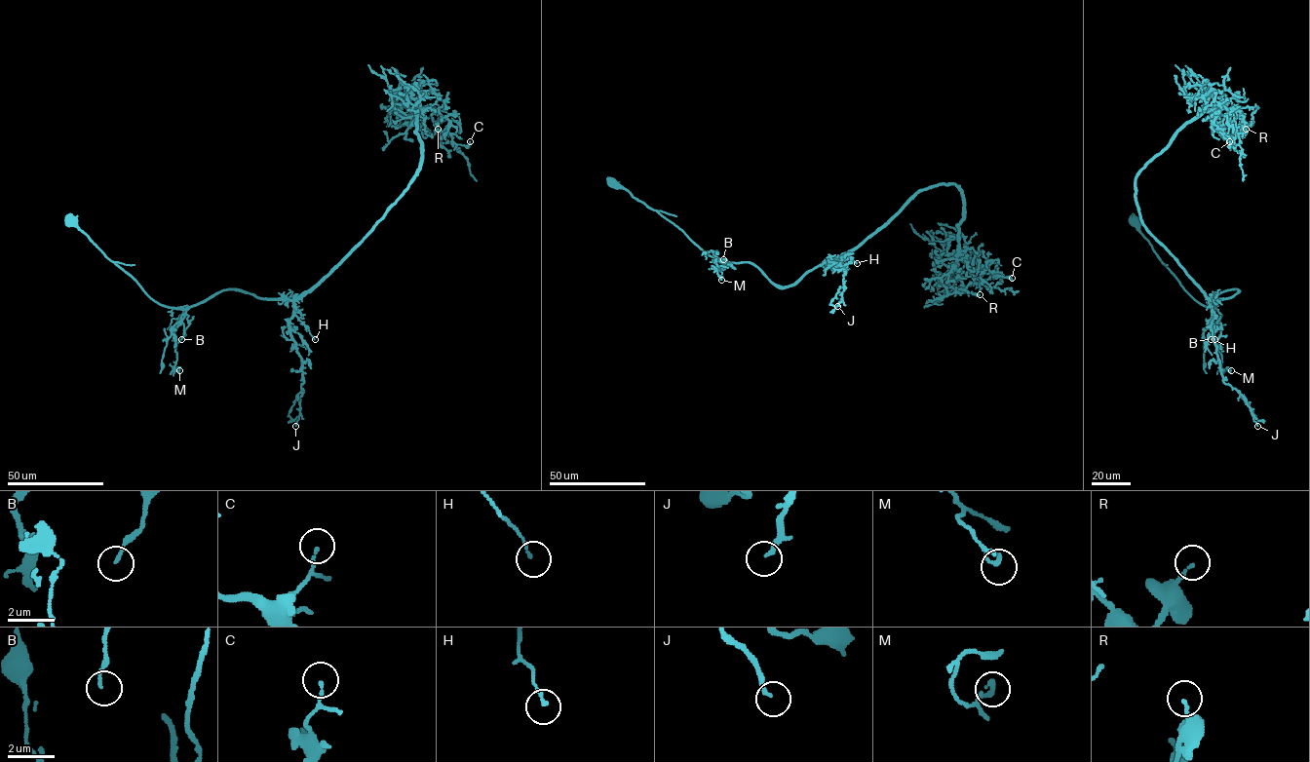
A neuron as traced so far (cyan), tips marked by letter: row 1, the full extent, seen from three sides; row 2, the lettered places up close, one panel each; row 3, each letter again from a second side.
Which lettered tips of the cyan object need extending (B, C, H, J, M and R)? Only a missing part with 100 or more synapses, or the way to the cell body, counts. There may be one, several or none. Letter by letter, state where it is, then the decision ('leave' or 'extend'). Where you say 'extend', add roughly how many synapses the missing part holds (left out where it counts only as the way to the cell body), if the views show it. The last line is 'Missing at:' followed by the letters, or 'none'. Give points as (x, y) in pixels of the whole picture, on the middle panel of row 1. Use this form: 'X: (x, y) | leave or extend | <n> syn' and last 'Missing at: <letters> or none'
B: (723, 259) | leave
C: (1012, 278) | leave
H: (857, 263) | leave
J: (837, 306) | leave
M: (721, 280) | leave
R: (980, 294) | leave
Missing at: none

